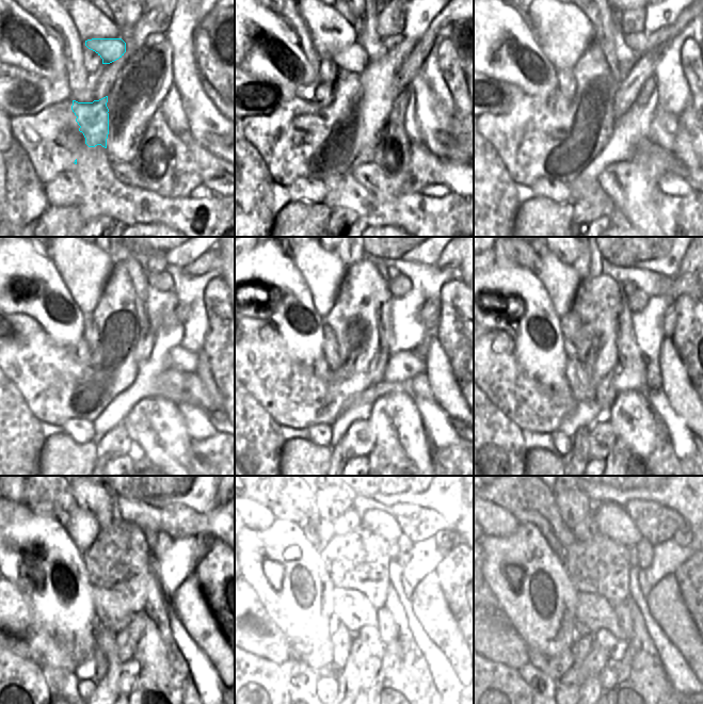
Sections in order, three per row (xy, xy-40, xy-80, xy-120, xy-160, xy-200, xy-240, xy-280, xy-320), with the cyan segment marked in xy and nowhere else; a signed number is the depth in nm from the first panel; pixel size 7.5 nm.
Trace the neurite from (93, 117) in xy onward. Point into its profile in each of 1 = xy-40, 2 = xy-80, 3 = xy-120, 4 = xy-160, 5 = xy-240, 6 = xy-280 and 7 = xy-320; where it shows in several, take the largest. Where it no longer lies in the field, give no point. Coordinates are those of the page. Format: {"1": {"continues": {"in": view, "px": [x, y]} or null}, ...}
{"1": {"continues": {"in": "xy-40", "px": [336, 124]}}, "2": {"continues": {"in": "xy-80", "px": [587, 126]}}, "3": {"continues": {"in": "xy-120", "px": [111, 368]}}, "4": {"continues": {"in": "xy-160", "px": [352, 318]}}, "5": {"continues": {"in": "xy-240", "px": [118, 560]}}, "6": {"continues": {"in": "xy-280", "px": [361, 562]}}, "7": {"continues": {"in": "xy-320", "px": [602, 565]}}}

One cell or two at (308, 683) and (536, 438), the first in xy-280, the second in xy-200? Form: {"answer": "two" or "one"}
{"answer": "one"}

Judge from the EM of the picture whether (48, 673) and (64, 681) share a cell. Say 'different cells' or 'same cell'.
same cell

